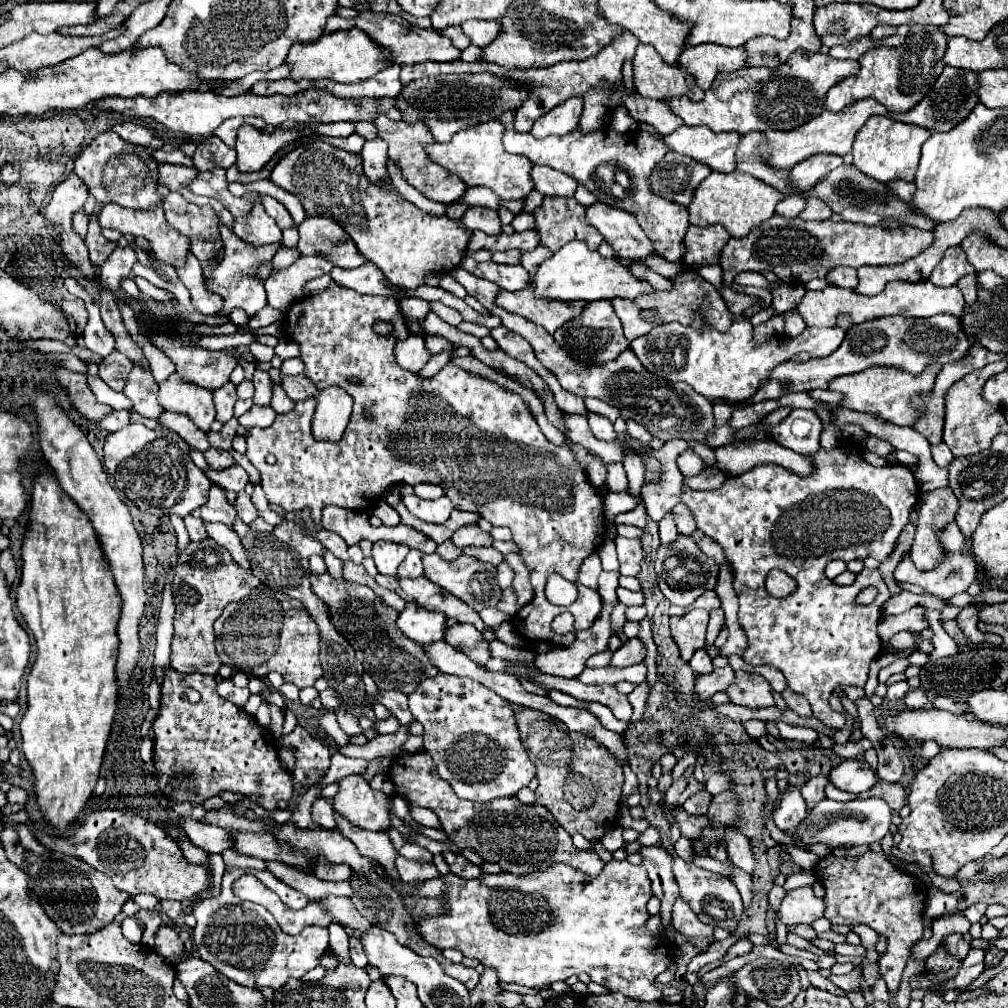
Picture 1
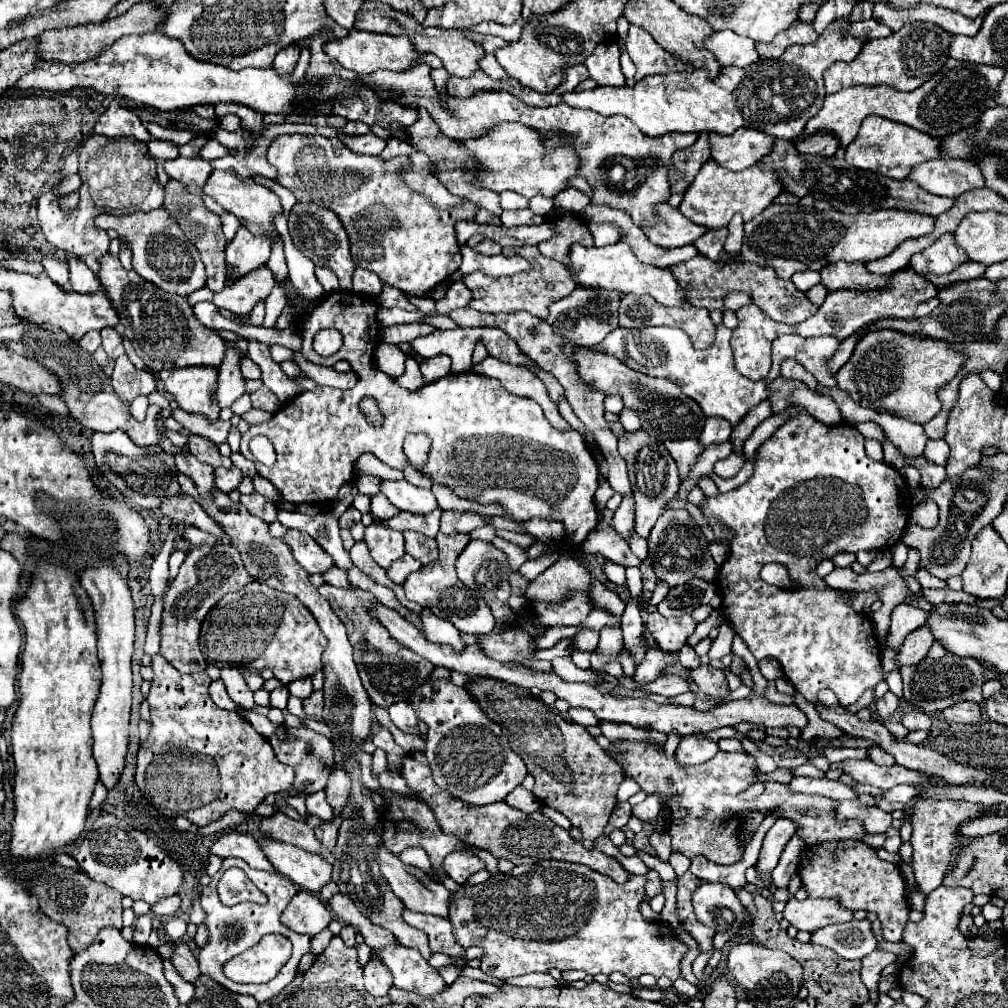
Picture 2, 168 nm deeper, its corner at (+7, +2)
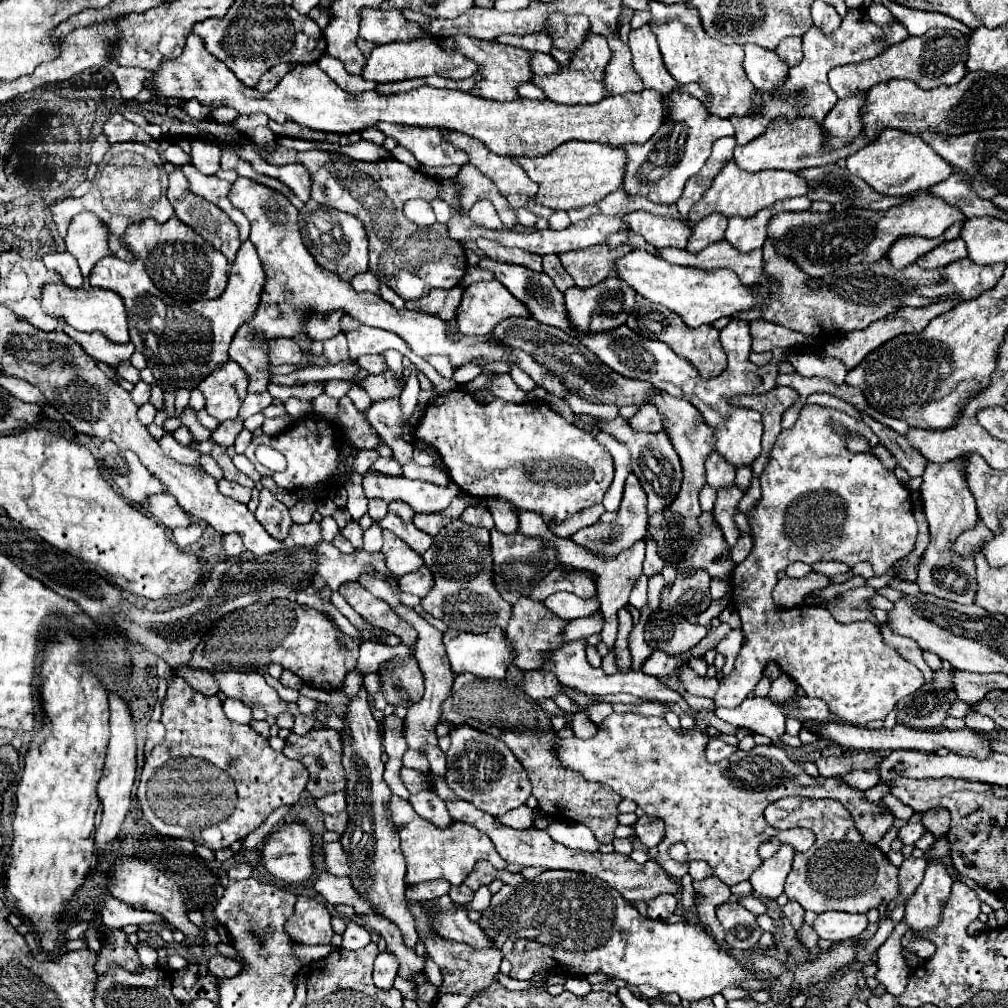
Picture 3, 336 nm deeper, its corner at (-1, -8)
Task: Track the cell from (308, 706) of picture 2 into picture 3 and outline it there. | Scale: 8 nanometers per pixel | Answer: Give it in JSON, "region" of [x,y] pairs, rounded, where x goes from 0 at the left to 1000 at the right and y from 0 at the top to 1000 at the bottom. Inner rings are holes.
{"region":[[[297,709],[297,711],[293,711],[293,719],[291,719],[291,727],[307,727],[311,721],[314,719],[314,715],[309,711],[309,709]]]}

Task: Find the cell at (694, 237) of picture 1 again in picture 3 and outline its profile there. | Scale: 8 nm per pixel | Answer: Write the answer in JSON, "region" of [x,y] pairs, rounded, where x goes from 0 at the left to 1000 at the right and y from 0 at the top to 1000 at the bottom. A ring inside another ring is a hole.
{"region":[[[628,209],[620,213],[620,221],[626,229],[640,235],[644,243],[650,245],[674,245],[678,247],[682,243],[682,235],[686,233],[684,223],[664,217],[664,215],[652,215],[642,209]]]}

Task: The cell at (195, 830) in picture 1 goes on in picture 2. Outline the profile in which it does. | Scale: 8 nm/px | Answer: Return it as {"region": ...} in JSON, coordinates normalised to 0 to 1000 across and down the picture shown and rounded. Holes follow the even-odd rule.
{"region":[[[225,824],[221,826],[207,842],[211,848],[217,848],[221,852],[225,850],[239,850],[241,854],[247,856],[251,862],[261,862],[265,866],[275,866],[273,858],[261,848],[257,838],[249,828],[235,826],[235,824]]]}

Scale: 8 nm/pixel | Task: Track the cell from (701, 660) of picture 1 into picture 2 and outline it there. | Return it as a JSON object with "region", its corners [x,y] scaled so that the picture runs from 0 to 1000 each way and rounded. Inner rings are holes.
{"region":[[[680,640],[680,642],[674,646],[674,658],[676,658],[680,664],[691,664],[691,662],[695,660],[691,648],[689,648],[688,642],[684,642],[684,640]]]}

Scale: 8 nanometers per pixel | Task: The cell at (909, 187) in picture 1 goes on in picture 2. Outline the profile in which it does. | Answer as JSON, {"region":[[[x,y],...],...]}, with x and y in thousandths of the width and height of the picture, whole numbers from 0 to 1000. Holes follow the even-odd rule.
{"region":[[[953,158],[918,160],[914,164],[908,164],[900,178],[908,180],[926,193],[938,195],[951,195],[957,189],[975,186],[973,168],[967,162]]]}

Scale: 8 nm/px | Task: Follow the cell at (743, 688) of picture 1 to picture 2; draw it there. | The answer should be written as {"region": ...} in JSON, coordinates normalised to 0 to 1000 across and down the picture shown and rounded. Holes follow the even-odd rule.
{"region":[[[695,660],[693,664],[684,666],[684,672],[691,678],[691,682],[699,689],[703,689],[707,693],[715,695],[715,693],[723,691],[723,688],[725,688],[721,674],[719,674],[719,668],[715,664],[707,664],[705,660]]]}

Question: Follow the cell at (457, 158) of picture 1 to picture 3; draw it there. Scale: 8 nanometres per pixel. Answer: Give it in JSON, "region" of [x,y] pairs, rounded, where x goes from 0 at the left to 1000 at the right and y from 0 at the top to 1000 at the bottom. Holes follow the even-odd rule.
{"region":[[[563,140],[559,146],[551,148],[543,156],[523,160],[511,158],[523,174],[537,184],[531,199],[549,205],[549,207],[576,207],[582,203],[592,203],[604,191],[616,188],[622,164],[622,152],[616,146],[606,146],[598,142],[582,142],[582,140]]]}

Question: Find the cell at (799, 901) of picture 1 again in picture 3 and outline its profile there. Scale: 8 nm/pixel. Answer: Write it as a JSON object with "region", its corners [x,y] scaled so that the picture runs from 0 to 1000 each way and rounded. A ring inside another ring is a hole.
{"region":[[[820,904],[809,912],[807,922],[811,924],[814,932],[828,936],[828,934],[850,930],[860,920],[860,916],[862,916],[860,908],[856,906],[846,908],[846,906],[836,906],[836,904]]]}

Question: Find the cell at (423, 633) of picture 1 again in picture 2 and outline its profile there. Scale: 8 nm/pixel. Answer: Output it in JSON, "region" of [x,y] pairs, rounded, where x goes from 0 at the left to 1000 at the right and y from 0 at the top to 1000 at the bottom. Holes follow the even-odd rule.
{"region":[[[428,608],[428,636],[430,638],[443,638],[451,644],[459,644],[459,636],[457,636],[451,620],[441,614],[432,612],[430,608]]]}

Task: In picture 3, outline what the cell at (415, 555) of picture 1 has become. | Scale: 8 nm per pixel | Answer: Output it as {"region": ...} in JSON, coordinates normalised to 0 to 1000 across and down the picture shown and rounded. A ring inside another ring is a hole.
{"region":[[[420,561],[420,564],[396,572],[396,582],[398,582],[398,586],[402,586],[402,588],[414,590],[414,592],[422,592],[422,590],[430,584],[428,566]]]}

